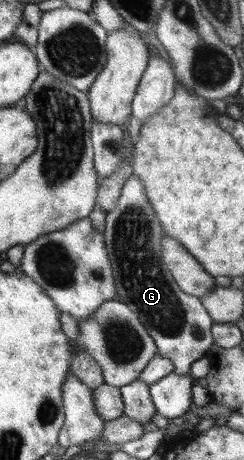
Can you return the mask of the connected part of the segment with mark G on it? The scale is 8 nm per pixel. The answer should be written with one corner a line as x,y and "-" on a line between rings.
131,174
126,183
123,184
121,195
118,197
115,207
106,215
103,235
109,263
111,263
114,277
117,279
115,281
117,300
129,306
129,309
137,314
138,319
141,320
149,335
154,339
158,349
157,354
173,363
173,373
189,376
193,363
203,357
214,344
212,336
214,321
200,299
185,294
169,273
161,255
161,236
165,234
157,217
155,217
156,211
148,200
144,185
135,174

